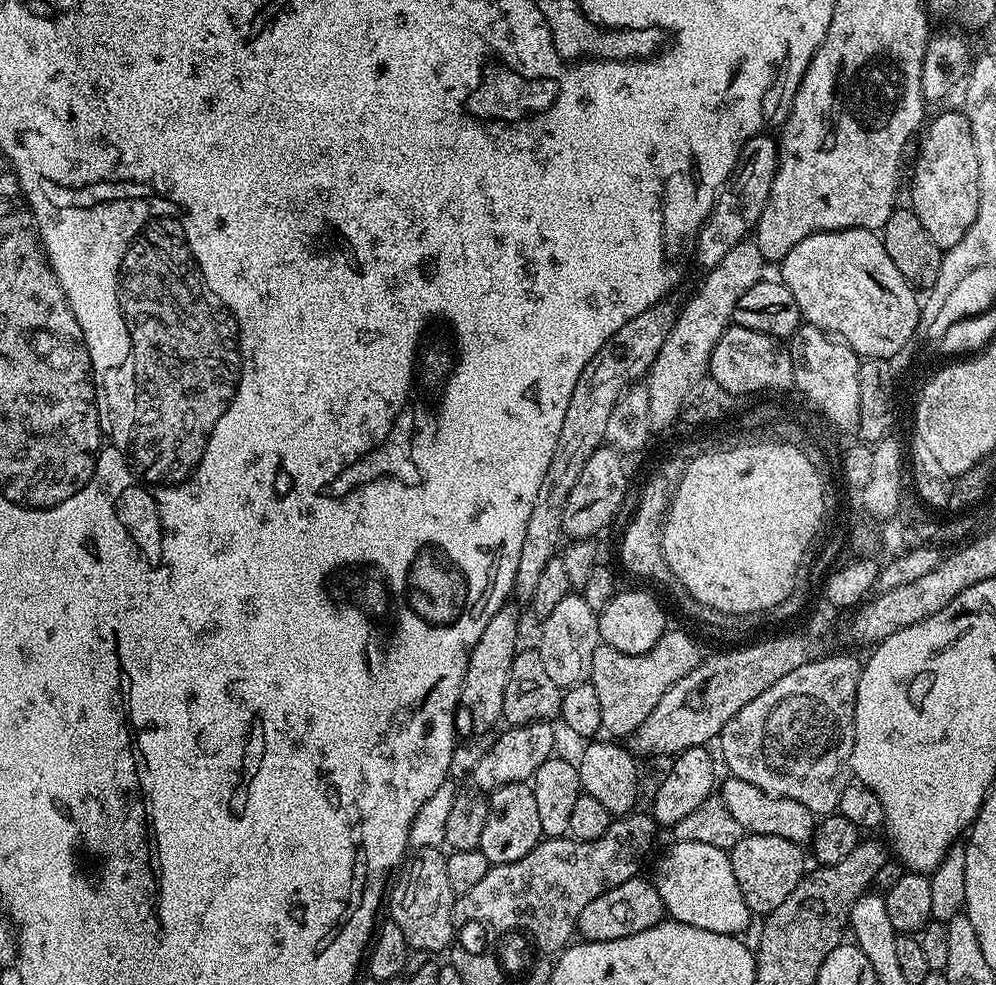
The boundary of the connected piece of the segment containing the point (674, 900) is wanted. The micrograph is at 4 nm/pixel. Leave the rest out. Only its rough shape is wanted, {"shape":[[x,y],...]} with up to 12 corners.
{"shape":[[679,840],[654,883],[667,915],[739,935],[752,913],[731,855]]}

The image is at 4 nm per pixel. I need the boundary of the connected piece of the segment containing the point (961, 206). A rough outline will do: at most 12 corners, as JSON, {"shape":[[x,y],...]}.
{"shape":[[963,111],[929,119],[910,207],[941,250],[978,214]]}

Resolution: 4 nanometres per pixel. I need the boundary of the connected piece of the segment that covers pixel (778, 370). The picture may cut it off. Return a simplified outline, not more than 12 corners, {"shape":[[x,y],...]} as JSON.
{"shape":[[729,326],[708,363],[732,396],[783,387],[789,353],[773,337]]}

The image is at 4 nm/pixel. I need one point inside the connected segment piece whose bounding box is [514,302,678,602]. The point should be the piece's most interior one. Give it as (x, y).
(624, 360)

